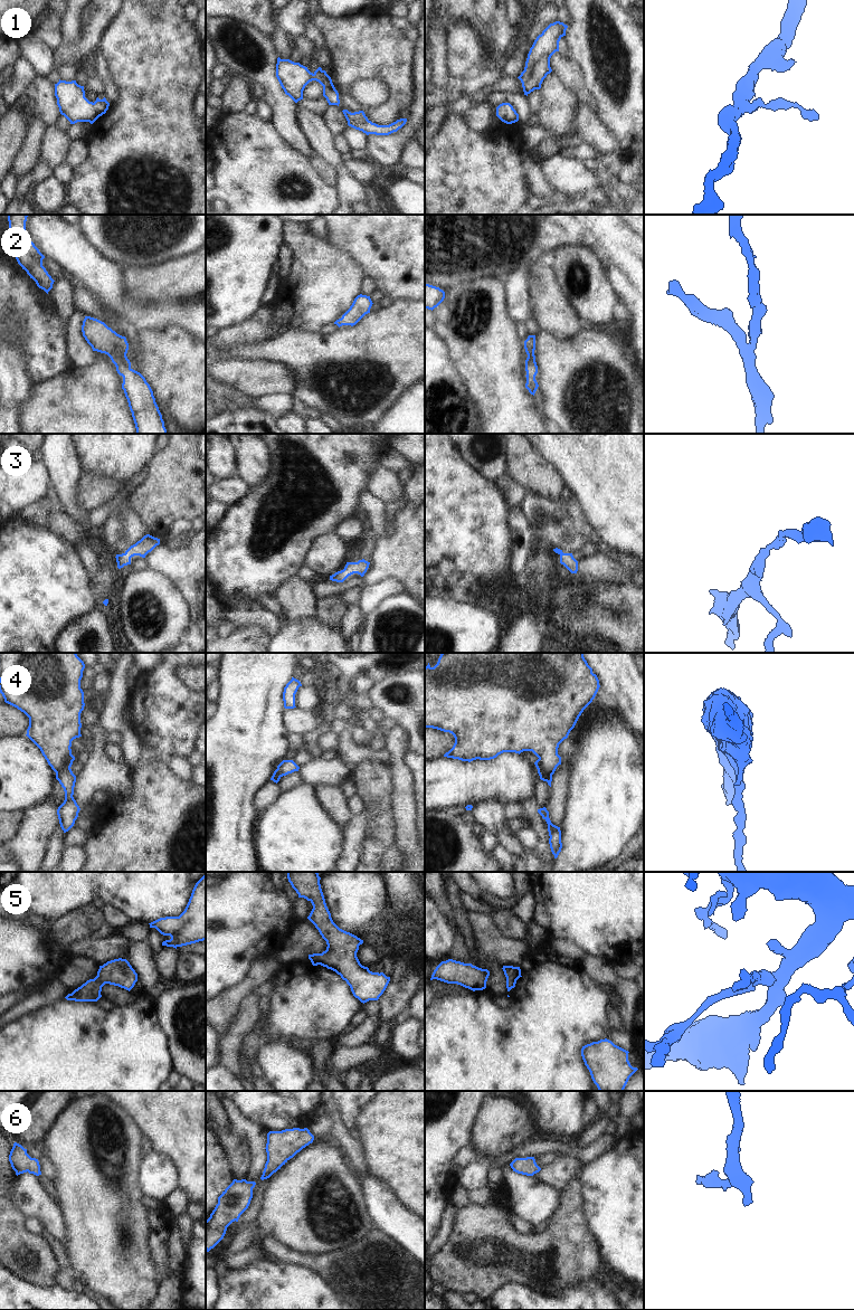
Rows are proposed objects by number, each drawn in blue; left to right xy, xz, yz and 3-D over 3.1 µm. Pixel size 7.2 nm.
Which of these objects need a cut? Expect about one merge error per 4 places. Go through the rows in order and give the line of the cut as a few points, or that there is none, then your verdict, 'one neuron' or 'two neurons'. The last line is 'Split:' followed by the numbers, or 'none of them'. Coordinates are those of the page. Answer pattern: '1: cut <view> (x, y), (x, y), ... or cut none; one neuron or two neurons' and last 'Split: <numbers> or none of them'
1: cut none; one neuron
2: cut none; one neuron
3: cut none; one neuron
4: cut xy (70, 753), (65, 758), (56, 774); two neurons
5: cut none; one neuron
6: cut none; one neuron
Split: 4

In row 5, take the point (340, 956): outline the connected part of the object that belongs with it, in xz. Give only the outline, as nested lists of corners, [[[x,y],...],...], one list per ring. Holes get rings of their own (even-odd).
[[[287,872],[287,879],[298,898],[312,903],[313,909],[307,919],[328,944],[322,953],[309,955],[312,965],[321,965],[340,975],[361,1003],[378,1000],[386,990],[390,977],[383,972],[372,972],[360,963],[357,952],[363,940],[340,929],[333,922],[321,889],[319,873]]]

